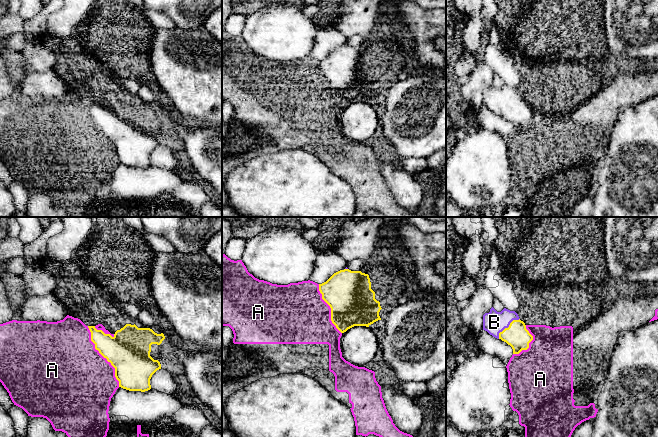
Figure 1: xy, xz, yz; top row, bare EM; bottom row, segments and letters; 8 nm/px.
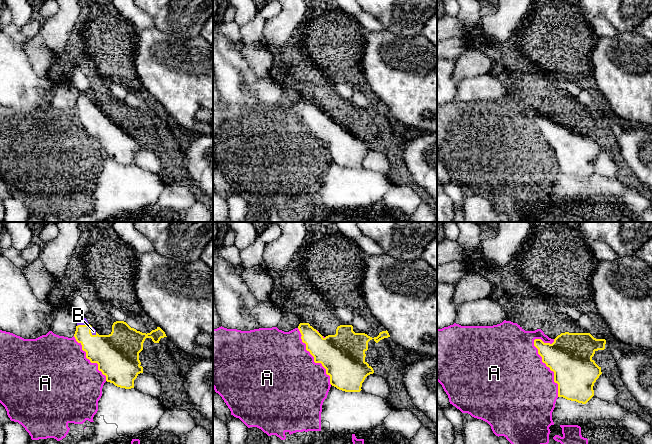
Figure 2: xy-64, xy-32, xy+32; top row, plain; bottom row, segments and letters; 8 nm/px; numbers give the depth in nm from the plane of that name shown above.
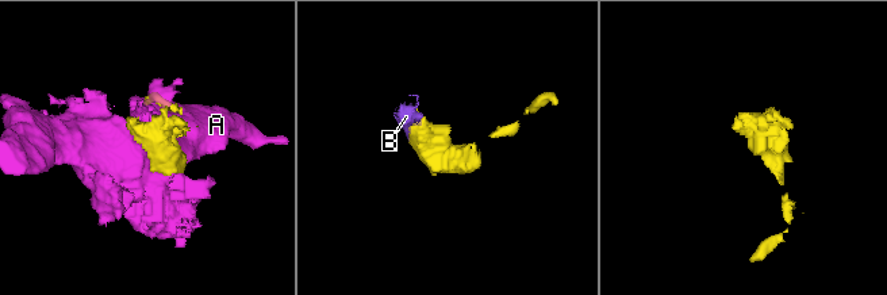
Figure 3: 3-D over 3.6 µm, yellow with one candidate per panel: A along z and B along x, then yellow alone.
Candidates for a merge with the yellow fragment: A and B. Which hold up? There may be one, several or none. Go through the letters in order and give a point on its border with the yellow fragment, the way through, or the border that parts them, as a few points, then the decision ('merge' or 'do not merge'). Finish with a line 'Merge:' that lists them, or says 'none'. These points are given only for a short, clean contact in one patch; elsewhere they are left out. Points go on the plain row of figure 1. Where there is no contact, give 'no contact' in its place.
A: contact xy (103, 132); do not merge
B: contact yz (508, 103); way yz (516, 111), (508, 103), (494, 98); merge
Merge: B

